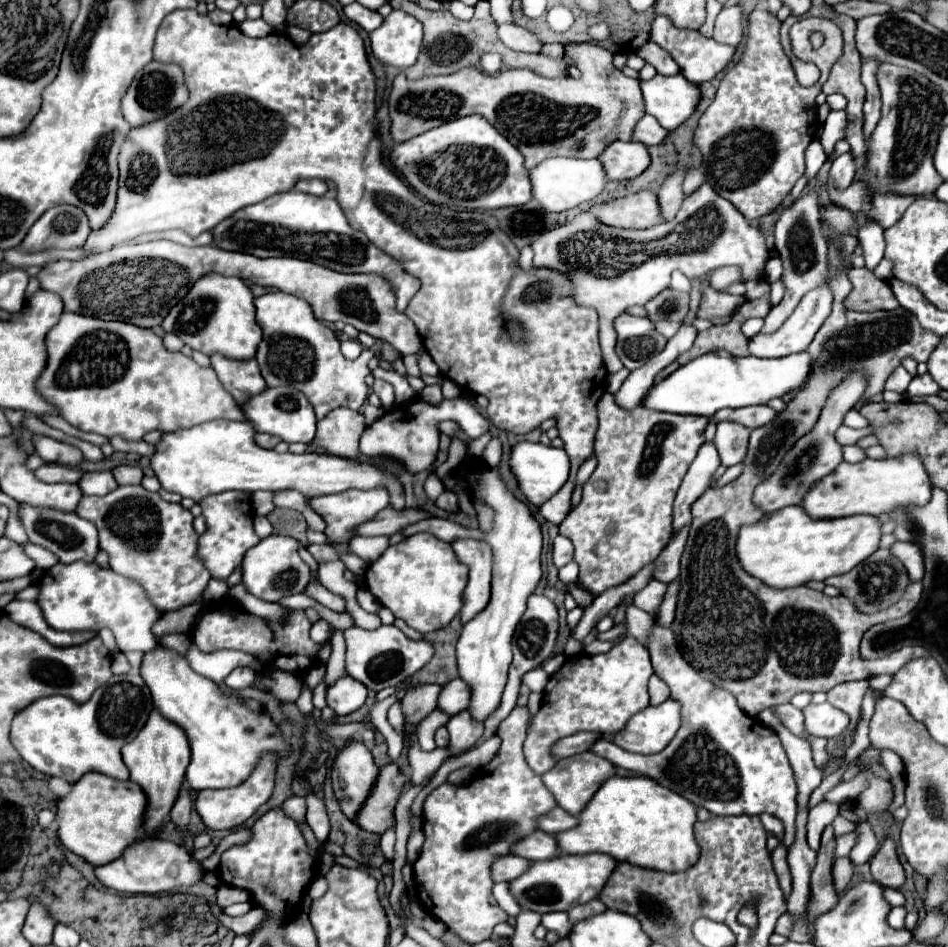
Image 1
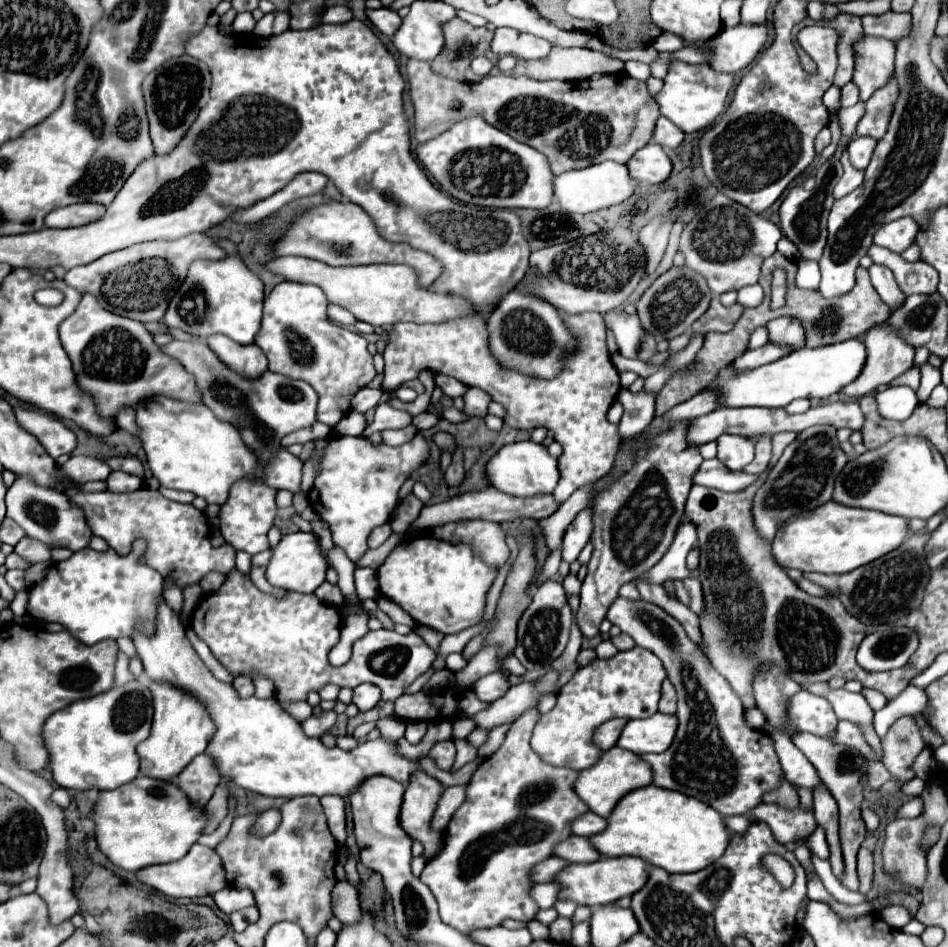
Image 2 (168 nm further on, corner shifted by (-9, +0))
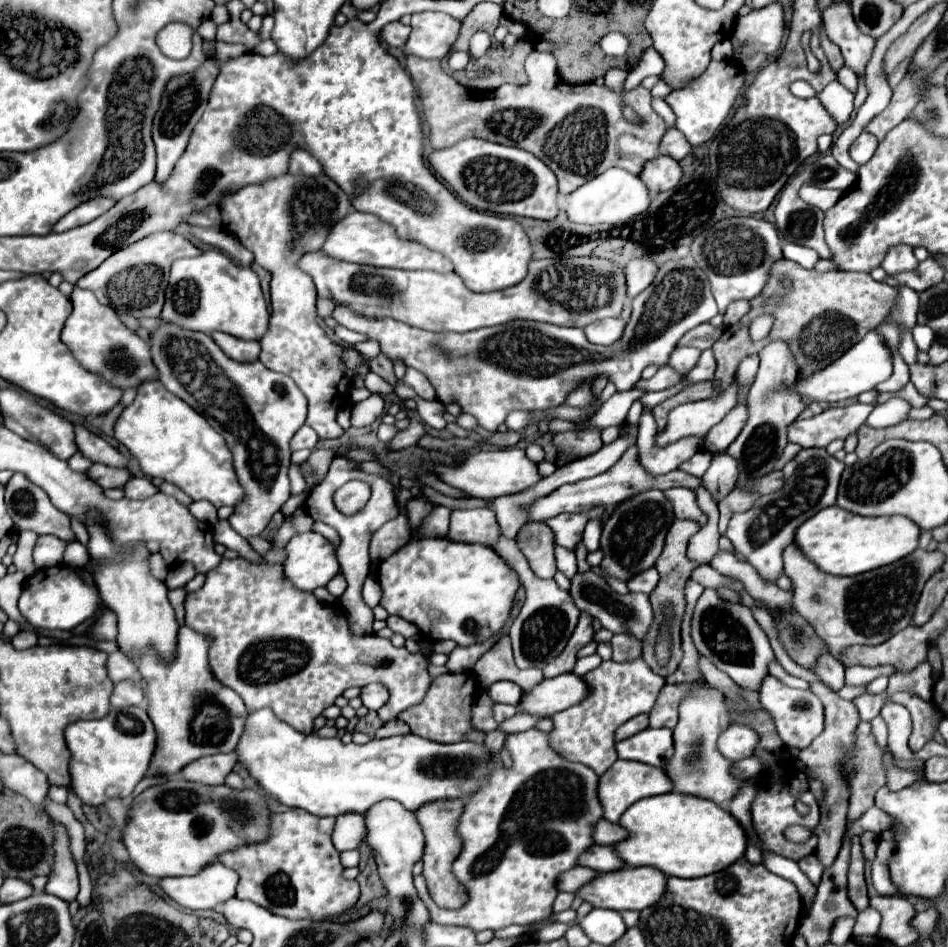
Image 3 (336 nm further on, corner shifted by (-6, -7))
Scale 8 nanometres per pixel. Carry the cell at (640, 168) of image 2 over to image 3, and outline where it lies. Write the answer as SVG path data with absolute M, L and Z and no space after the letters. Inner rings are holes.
M657 156L645 162L639 178L651 192L671 190L681 180L681 166L669 156Z

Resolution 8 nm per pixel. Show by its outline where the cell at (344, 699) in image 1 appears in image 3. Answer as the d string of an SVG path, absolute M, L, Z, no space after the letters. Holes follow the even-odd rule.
M371 684L371 686L361 688L359 698L367 710L379 710L387 702L389 692L381 684Z

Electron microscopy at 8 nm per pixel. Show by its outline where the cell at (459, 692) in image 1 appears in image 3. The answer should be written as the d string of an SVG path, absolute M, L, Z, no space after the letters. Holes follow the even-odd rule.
M495 682L487 688L487 696L495 704L517 704L521 696L521 688L515 682Z

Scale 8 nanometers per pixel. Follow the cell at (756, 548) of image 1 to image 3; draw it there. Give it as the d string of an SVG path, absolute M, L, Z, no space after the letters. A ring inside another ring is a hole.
M829 506L801 524L793 542L821 572L833 576L857 576L911 554L917 548L917 538L919 526L905 516L865 518L839 506Z

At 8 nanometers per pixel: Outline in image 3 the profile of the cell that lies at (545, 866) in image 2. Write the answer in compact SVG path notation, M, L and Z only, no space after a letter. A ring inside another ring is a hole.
M575 866L567 872L561 872L557 876L557 888L563 892L577 892L587 880L591 880L595 876L595 870L591 868L583 868L583 866Z

